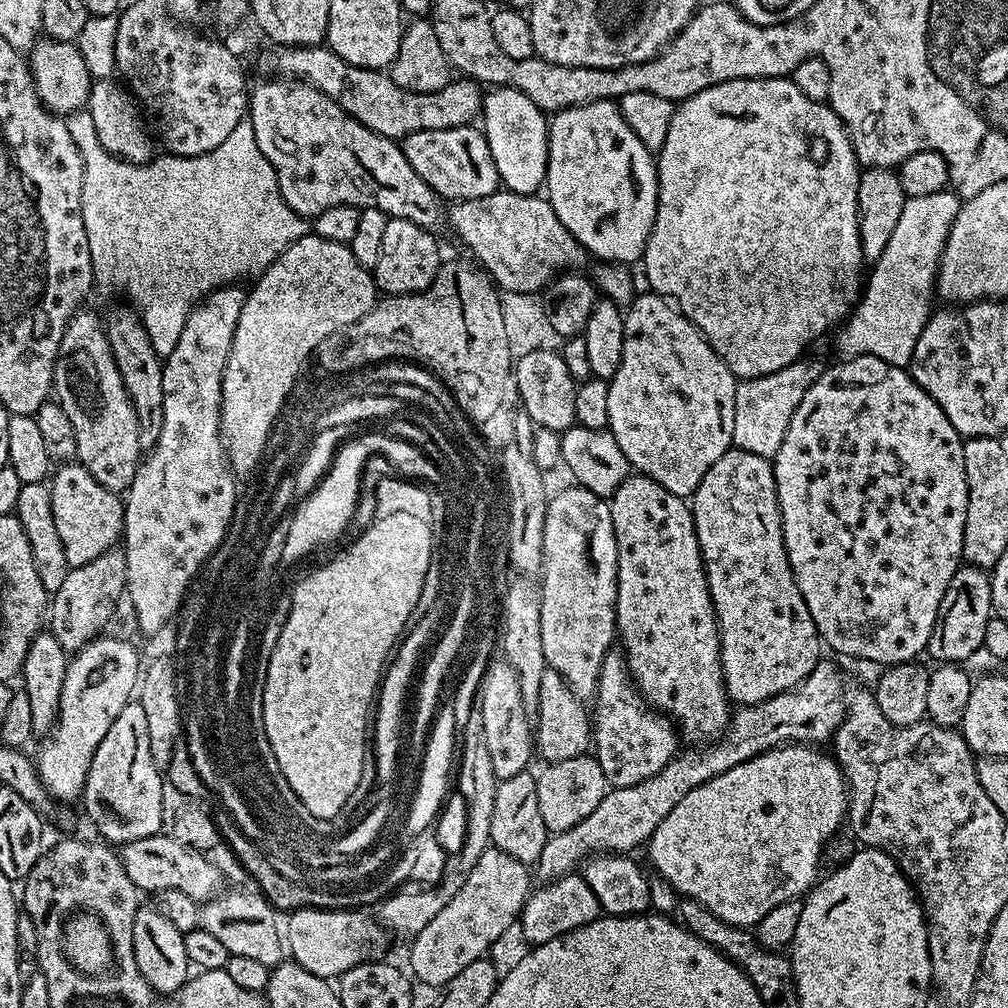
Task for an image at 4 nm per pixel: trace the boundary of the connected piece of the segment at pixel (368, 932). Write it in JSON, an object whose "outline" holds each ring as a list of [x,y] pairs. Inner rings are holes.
{"outline":[[[295,909],[289,915],[288,936],[286,932],[286,946],[291,957],[304,969],[327,980],[338,978],[356,965],[377,959],[388,936],[373,917],[370,919],[362,914],[365,913],[347,909]]]}

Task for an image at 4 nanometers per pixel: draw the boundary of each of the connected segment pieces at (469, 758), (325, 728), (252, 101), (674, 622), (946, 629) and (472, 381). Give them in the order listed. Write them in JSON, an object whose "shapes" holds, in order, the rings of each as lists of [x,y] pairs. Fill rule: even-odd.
{"shapes":[[[[472,718],[465,726],[462,733],[462,747],[458,752],[458,772],[460,768],[460,785],[458,791],[466,802],[466,826],[465,841],[457,853],[449,855],[445,862],[445,870],[439,881],[431,886],[421,887],[420,892],[406,892],[397,890],[379,902],[378,920],[389,933],[397,932],[400,936],[411,938],[416,936],[435,916],[449,903],[458,890],[462,890],[466,883],[466,874],[474,870],[478,858],[491,845],[490,821],[494,819],[494,794],[496,793],[497,778],[494,774],[494,766],[490,766],[490,750],[486,750],[484,731],[479,718]]],[[[390,515],[390,524],[376,526],[373,522],[367,525],[368,536],[360,536],[341,556],[333,558],[329,564],[316,568],[308,577],[301,579],[294,590],[294,600],[285,625],[282,626],[281,636],[273,648],[270,656],[269,668],[266,670],[265,693],[262,694],[262,718],[265,720],[266,737],[270,740],[270,747],[278,760],[279,769],[286,776],[294,794],[302,800],[304,806],[312,809],[315,817],[333,817],[337,809],[345,806],[352,799],[352,784],[360,780],[360,759],[364,756],[364,735],[370,732],[370,713],[374,708],[374,697],[377,695],[378,685],[382,673],[389,663],[388,655],[392,648],[397,647],[398,641],[405,635],[409,627],[411,612],[422,594],[423,582],[426,578],[431,562],[433,548],[433,526],[426,521],[412,522],[404,520],[404,516]]],[[[299,78],[268,79],[270,80],[266,81],[265,84],[260,84],[257,88],[255,85],[251,89],[248,97],[246,119],[254,126],[254,138],[258,142],[258,150],[262,150],[262,154],[266,154],[266,158],[274,166],[282,198],[297,214],[305,218],[315,218],[318,214],[322,214],[322,210],[326,210],[330,206],[355,204],[361,210],[365,208],[377,208],[378,211],[385,212],[390,218],[397,216],[398,218],[409,220],[429,230],[435,229],[434,226],[440,219],[441,221],[445,219],[446,208],[442,203],[441,197],[437,196],[433,188],[426,186],[426,182],[422,182],[422,178],[418,178],[418,174],[414,174],[414,166],[410,166],[410,162],[406,162],[406,154],[404,153],[403,147],[395,139],[375,133],[374,130],[370,130],[364,126],[362,122],[356,121],[342,106],[338,106],[337,102],[332,101],[322,90],[316,89],[307,80],[301,80]]],[[[630,474],[618,486],[618,490],[610,497],[612,510],[612,521],[614,522],[614,538],[618,550],[618,574],[616,575],[616,631],[618,633],[618,644],[626,653],[628,662],[628,673],[636,682],[636,688],[644,697],[645,702],[655,711],[667,714],[674,721],[679,735],[684,736],[693,745],[700,746],[713,738],[719,737],[724,729],[728,727],[730,719],[730,701],[728,691],[724,689],[724,672],[720,661],[720,627],[716,621],[716,611],[710,598],[708,579],[704,569],[704,559],[700,553],[698,534],[694,526],[692,509],[689,501],[683,496],[672,494],[670,490],[660,485],[658,481],[641,474]]],[[[962,564],[957,568],[950,586],[939,603],[938,618],[935,619],[934,630],[931,632],[930,642],[926,652],[936,661],[935,663],[965,663],[983,649],[986,625],[993,615],[992,611],[992,583],[989,573],[975,565]]],[[[464,260],[441,263],[439,274],[426,291],[401,296],[385,295],[377,299],[376,305],[357,324],[352,325],[350,335],[353,341],[360,344],[360,356],[383,356],[386,362],[417,360],[418,363],[433,368],[436,371],[435,379],[441,380],[447,386],[452,397],[456,399],[457,407],[468,420],[491,421],[495,411],[506,404],[504,391],[507,388],[509,391],[510,388],[514,359],[510,354],[509,343],[506,342],[501,297],[491,279],[469,264]]]]}

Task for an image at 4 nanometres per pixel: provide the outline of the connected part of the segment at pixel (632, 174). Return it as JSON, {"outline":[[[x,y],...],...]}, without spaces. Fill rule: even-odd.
{"outline":[[[599,100],[598,102],[590,102],[582,106],[567,108],[566,110],[555,113],[551,117],[548,126],[548,179],[546,181],[546,199],[551,204],[554,214],[558,214],[562,226],[566,226],[568,233],[583,246],[585,253],[592,255],[593,252],[598,258],[597,261],[632,266],[635,260],[637,263],[643,257],[646,246],[648,245],[648,239],[652,233],[652,227],[656,221],[656,203],[658,202],[656,161],[653,153],[648,152],[646,146],[642,146],[642,142],[638,142],[638,134],[634,134],[634,130],[630,130],[630,126],[626,126],[626,118],[622,118],[620,105],[617,101]]]}

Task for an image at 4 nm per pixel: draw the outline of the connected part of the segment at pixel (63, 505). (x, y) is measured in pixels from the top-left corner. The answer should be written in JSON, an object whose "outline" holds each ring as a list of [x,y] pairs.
{"outline":[[[79,462],[61,464],[51,473],[50,506],[54,506],[54,526],[62,538],[69,568],[77,568],[94,558],[102,558],[117,547],[124,530],[124,502],[117,493],[106,490]]]}

